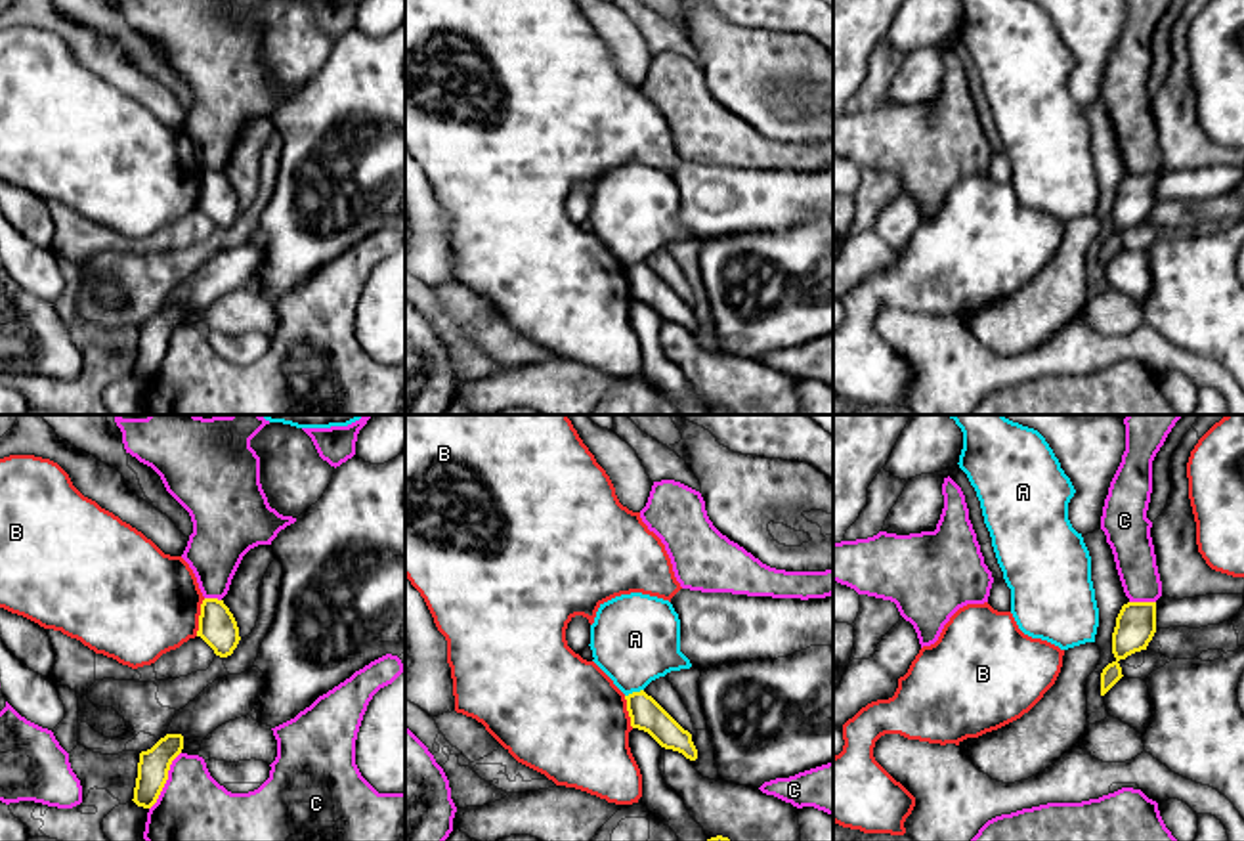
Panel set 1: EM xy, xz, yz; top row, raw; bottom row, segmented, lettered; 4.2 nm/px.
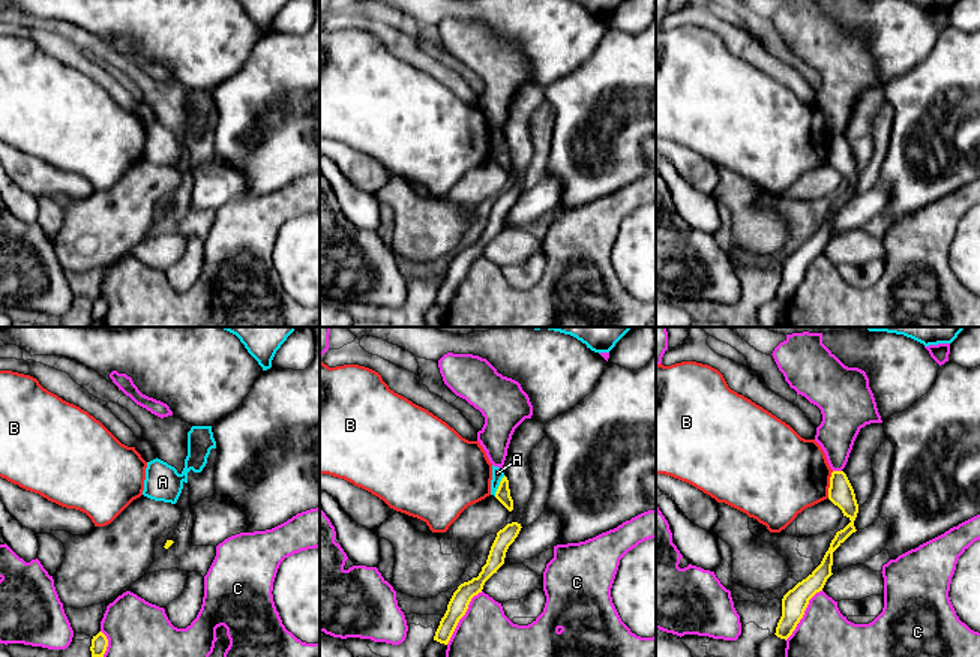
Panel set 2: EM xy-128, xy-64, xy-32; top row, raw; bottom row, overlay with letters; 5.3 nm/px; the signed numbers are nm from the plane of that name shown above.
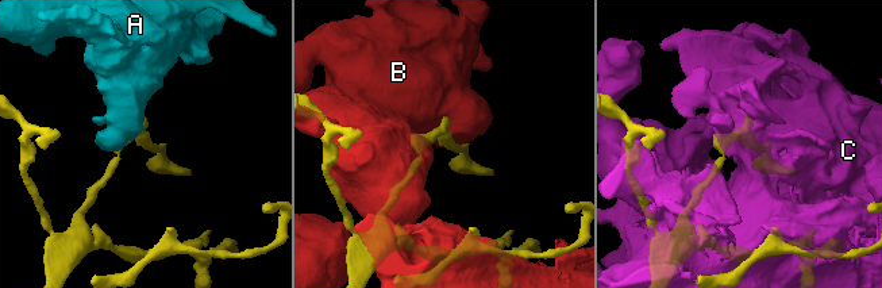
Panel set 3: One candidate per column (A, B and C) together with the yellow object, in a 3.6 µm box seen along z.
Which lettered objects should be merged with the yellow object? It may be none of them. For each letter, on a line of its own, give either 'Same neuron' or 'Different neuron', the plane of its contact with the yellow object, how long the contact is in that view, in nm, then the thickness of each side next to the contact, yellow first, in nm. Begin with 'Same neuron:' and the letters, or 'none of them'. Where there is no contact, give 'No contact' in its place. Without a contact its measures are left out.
Same neuron: none of them
A: Different neuron. Touches yellow in xz. Shared border 90 nm. Thickness 140 nm (yellow) against 380 nm
B: Different neuron. Touches yellow in xy. Shared border 170 nm. Thickness 160 nm (yellow) against 460 nm
C: Different neuron. Touches yellow in xy. Shared border 280 nm. Thickness 130 nm (yellow) against 420 nm

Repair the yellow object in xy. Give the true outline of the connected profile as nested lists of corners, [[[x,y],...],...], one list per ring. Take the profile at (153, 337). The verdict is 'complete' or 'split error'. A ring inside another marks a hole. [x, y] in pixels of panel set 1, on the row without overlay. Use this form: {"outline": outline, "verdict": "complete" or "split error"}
{"outline": [[[166,306],[151,321],[139,325],[138,350],[134,359],[134,375],[151,380],[166,352],[172,333],[183,321],[182,306]]], "verdict": "complete"}

